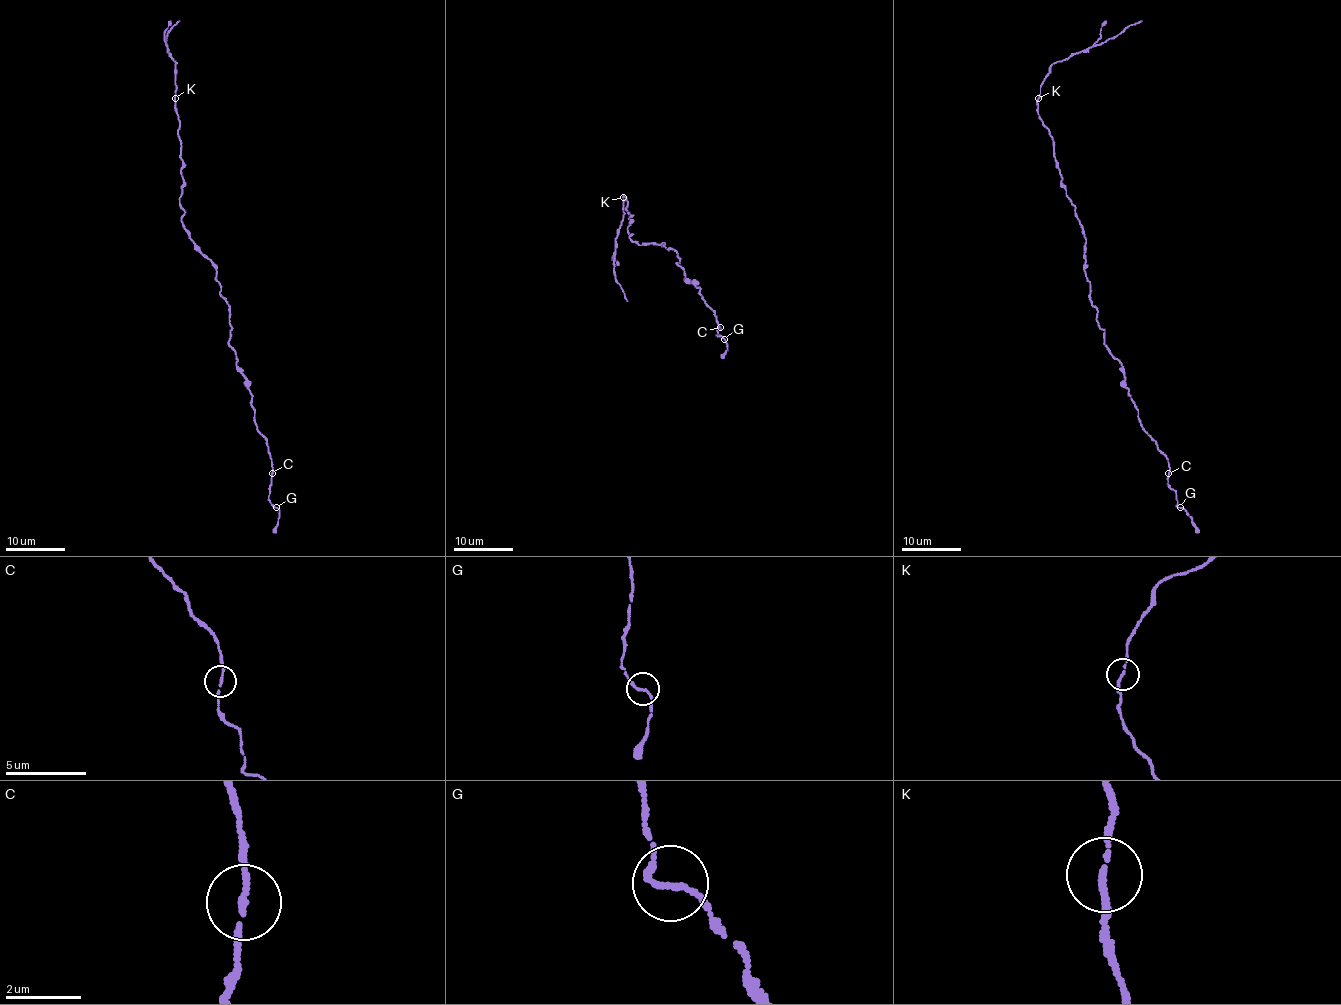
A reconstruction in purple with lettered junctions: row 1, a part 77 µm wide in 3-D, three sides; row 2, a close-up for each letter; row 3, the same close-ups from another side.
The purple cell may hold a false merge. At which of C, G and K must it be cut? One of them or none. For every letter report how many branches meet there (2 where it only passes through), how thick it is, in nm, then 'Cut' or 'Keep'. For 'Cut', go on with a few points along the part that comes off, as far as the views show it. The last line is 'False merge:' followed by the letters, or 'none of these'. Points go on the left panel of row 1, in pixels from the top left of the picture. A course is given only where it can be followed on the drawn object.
C: Branches: 2. Thickness 130 nm. Keep
G: Branches: 2. Thickness 140 nm. Keep
K: Branches: 2. Thickness 140 nm. Keep
False merge: none of these

